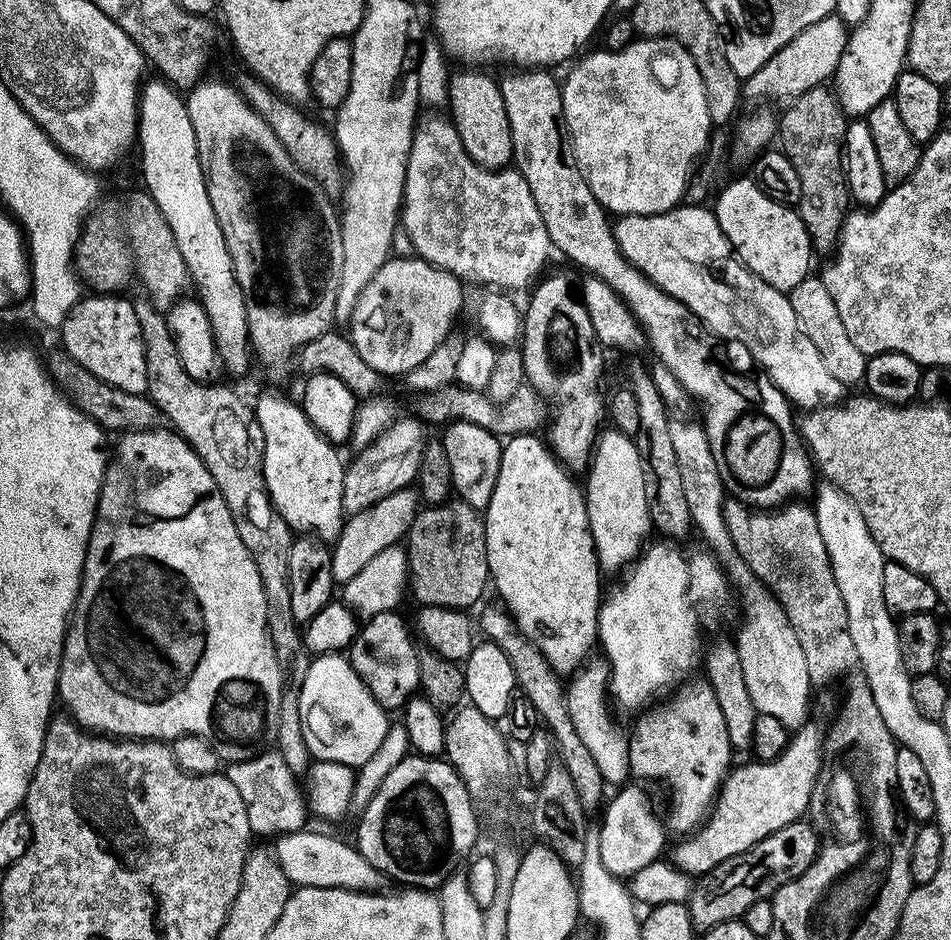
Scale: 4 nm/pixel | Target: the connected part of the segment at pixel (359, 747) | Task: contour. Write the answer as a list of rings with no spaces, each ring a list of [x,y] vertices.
[[[320,654],[312,661],[300,691],[302,738],[316,760],[359,766],[378,750],[390,727],[389,713],[366,690],[347,655]]]

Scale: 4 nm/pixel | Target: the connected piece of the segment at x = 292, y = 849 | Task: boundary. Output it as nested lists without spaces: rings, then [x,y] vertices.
[[[303,828],[296,832],[280,834],[275,840],[274,855],[291,885],[306,888],[345,888],[351,892],[375,892],[385,883],[384,873],[378,871],[361,854],[355,843],[312,832]]]

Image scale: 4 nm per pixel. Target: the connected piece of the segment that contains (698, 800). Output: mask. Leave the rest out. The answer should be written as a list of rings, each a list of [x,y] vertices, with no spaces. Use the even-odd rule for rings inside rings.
[[[700,678],[697,684],[683,688],[679,689],[681,692],[673,700],[668,700],[665,704],[657,703],[639,713],[640,718],[628,736],[628,771],[640,780],[661,780],[672,791],[672,801],[668,804],[667,831],[691,834],[707,820],[716,793],[733,767],[734,749],[730,742],[730,733],[726,731],[726,718],[722,718],[718,698],[714,698],[714,690],[707,679]]]

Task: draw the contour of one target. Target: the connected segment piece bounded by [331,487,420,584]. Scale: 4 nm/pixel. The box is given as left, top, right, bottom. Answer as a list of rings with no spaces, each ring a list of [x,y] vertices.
[[[411,487],[388,495],[366,510],[351,513],[345,519],[339,538],[331,549],[331,573],[334,574],[336,582],[343,584],[350,581],[371,558],[375,558],[382,550],[395,547],[407,535],[419,510],[419,493]]]

